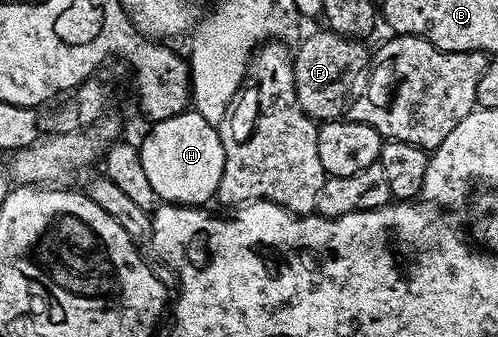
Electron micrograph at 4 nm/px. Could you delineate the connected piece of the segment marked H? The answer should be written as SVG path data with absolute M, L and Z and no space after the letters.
M187 109L171 118L154 122L151 131L139 143L140 158L146 170L147 179L154 188L158 200L168 204L192 205L194 207L206 206L216 196L219 179L222 178L223 145L220 130L209 123L194 109Z

